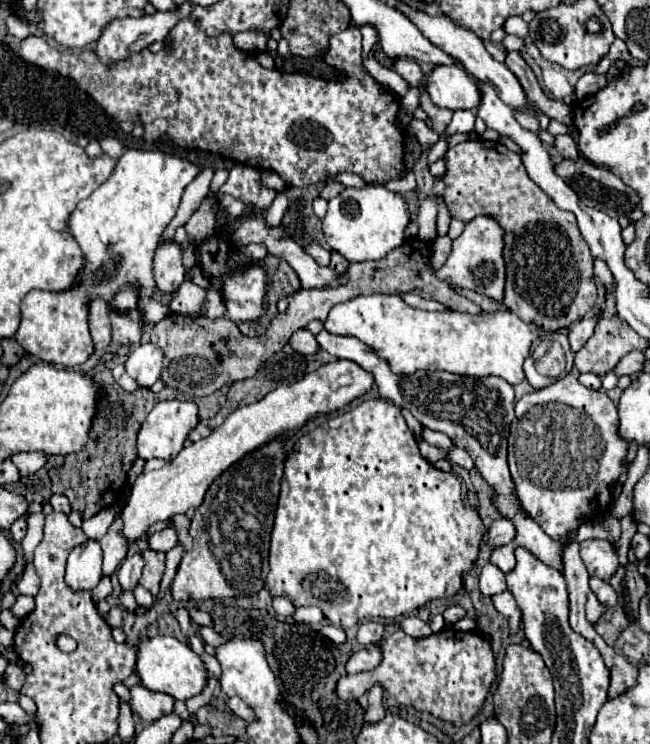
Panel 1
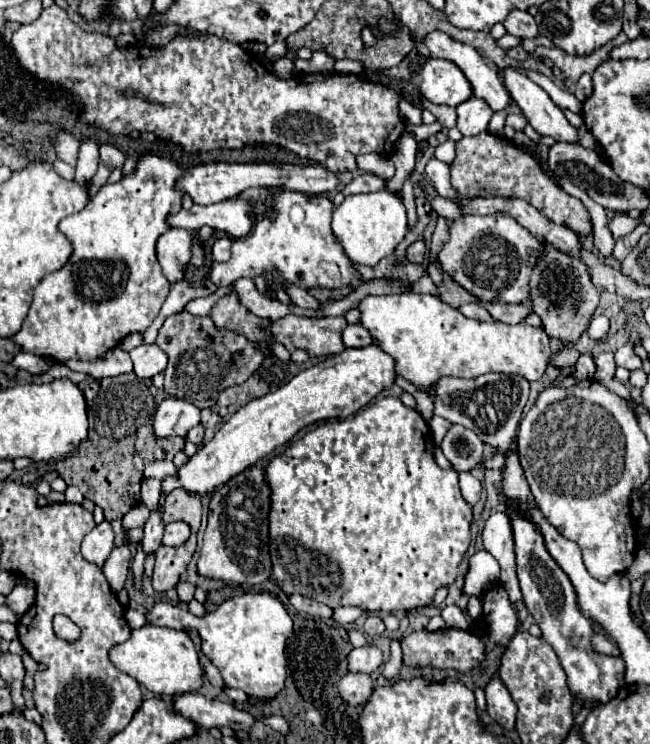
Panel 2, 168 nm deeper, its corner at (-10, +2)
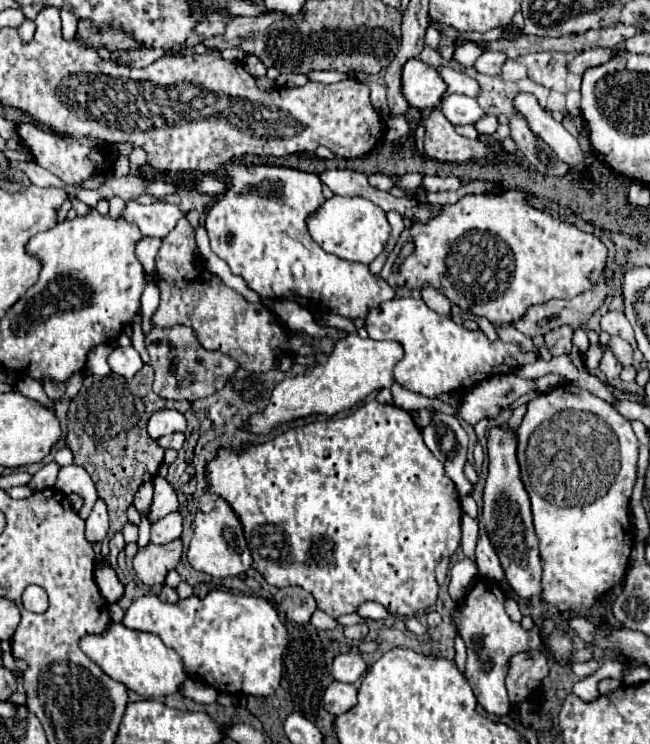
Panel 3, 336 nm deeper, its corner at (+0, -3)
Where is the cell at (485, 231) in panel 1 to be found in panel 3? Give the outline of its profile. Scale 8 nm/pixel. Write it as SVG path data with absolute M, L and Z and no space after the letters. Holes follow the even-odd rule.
M504 191L498 195L466 195L454 205L438 205L440 215L428 225L412 225L404 229L394 251L386 259L380 277L392 287L406 285L420 289L422 285L434 285L462 311L470 311L476 317L486 317L492 323L508 325L522 317L528 305L544 303L550 299L570 299L592 287L596 277L604 271L606 247L600 239L578 227L530 207L526 193ZM408 241L414 241L414 251L402 259L396 269L396 259Z

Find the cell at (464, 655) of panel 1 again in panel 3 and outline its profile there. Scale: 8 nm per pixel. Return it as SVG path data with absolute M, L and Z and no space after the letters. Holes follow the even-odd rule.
M334 681L334 683L326 689L322 701L324 701L324 707L326 707L330 713L342 715L342 713L346 713L348 709L352 709L352 707L356 705L356 695L358 695L358 693L356 693L356 687L354 687L354 685Z

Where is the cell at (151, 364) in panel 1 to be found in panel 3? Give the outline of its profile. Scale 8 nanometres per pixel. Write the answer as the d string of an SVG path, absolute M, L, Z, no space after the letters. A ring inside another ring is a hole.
M116 347L108 357L108 363L114 373L130 379L142 369L142 359L134 347Z

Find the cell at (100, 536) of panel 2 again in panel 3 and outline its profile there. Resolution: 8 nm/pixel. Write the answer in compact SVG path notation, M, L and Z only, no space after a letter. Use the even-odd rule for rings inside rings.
M96 501L90 517L86 519L86 539L90 543L102 543L108 533L108 511L104 501Z

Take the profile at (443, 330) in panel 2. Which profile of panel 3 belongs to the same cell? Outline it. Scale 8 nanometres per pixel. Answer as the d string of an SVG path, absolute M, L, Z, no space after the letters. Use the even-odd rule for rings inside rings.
M414 297L392 299L378 309L370 309L366 315L366 331L376 341L398 341L402 345L404 357L394 367L394 381L424 397L456 393L476 381L488 379L496 373L514 371L538 359L534 351L522 351L518 343L504 343L500 339L490 341L482 331L468 331ZM502 365L508 365L510 369L498 369Z

